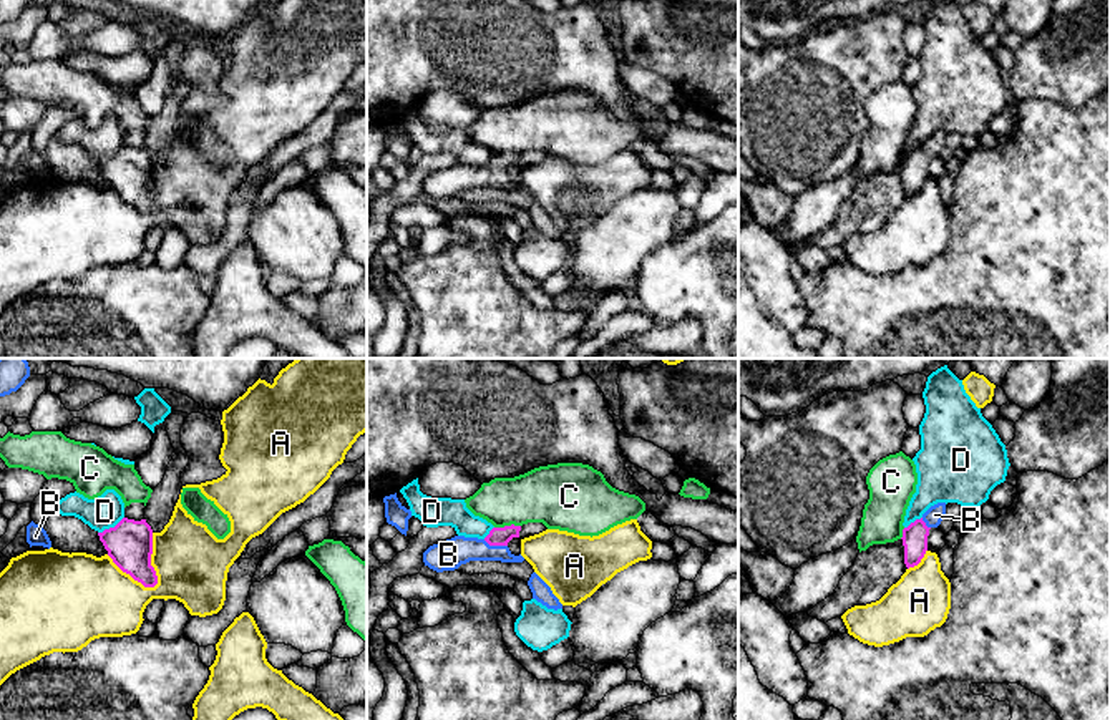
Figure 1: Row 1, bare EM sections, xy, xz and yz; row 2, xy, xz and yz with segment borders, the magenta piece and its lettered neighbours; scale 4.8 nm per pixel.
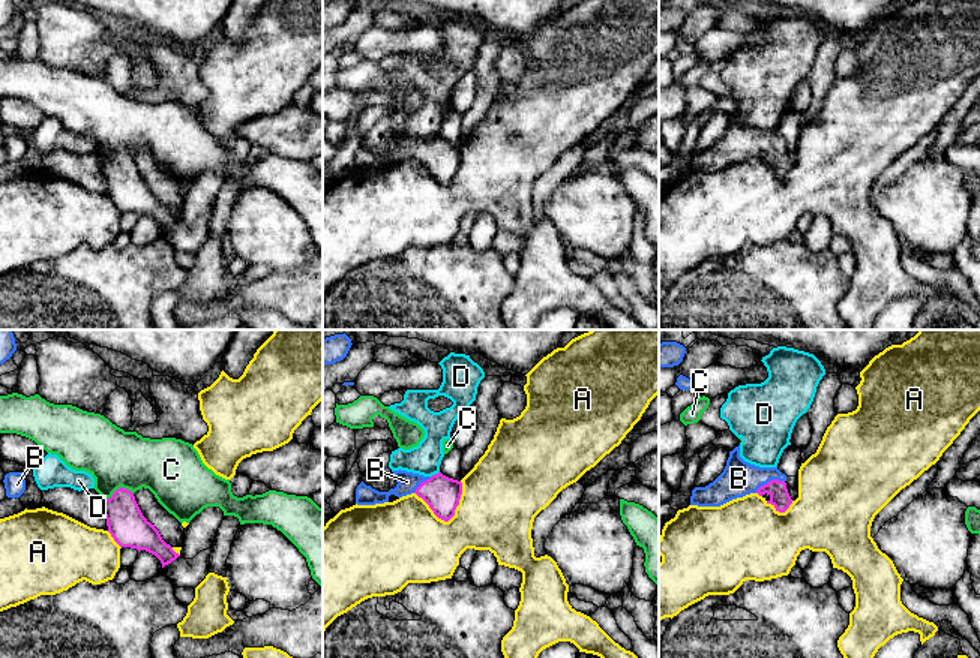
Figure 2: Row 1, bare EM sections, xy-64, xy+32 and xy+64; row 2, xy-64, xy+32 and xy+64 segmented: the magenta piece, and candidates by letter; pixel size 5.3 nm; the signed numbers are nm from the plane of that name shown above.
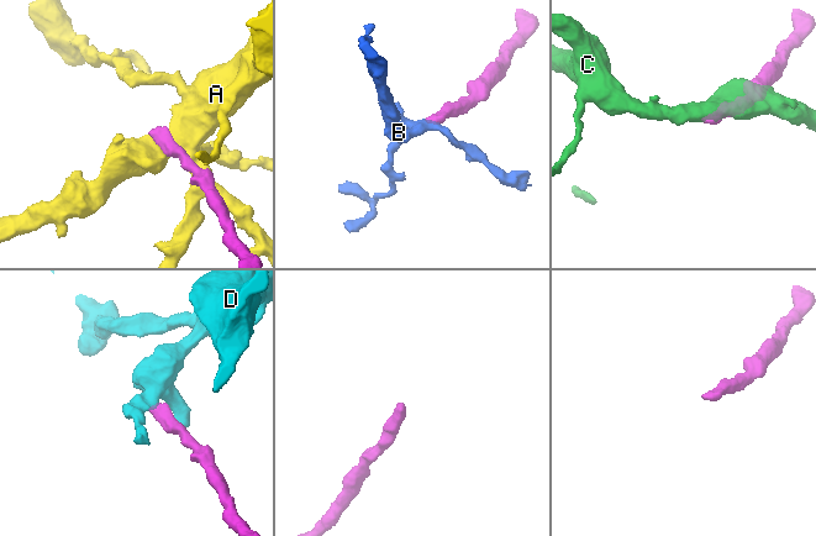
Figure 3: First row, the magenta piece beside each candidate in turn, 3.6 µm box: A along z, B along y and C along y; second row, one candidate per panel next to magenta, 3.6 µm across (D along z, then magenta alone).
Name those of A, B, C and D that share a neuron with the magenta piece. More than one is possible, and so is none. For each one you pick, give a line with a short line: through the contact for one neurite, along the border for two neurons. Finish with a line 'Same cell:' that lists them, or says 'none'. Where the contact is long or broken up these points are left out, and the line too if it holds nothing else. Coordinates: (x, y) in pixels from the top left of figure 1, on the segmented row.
B: line xz (498, 536), (495, 544), (448, 554)
Same cell: B

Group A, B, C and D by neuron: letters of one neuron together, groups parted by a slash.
A / B / C / D

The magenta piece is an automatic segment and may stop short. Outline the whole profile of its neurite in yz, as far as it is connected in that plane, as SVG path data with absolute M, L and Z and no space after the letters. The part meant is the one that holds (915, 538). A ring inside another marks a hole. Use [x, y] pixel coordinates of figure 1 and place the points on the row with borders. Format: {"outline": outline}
{"outline": "M946 503L931 506L921 519L916 519L903 529L904 564L914 567L927 551L927 536L931 528L937 528L946 518Z"}

